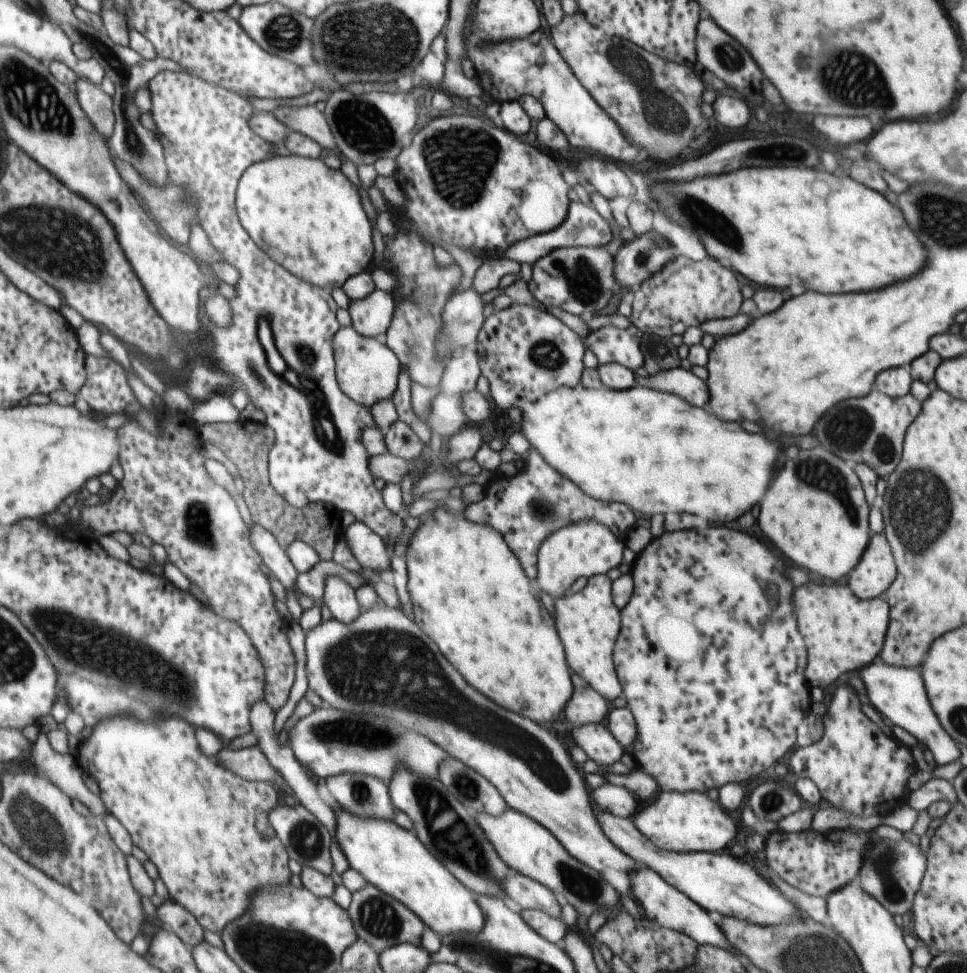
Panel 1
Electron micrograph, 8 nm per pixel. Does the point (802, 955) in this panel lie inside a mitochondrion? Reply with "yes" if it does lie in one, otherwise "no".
yes

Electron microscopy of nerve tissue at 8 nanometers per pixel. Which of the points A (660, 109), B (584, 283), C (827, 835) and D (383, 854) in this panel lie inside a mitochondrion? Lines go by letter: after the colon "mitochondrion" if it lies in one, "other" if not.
A: mitochondrion
B: mitochondrion
C: other
D: other

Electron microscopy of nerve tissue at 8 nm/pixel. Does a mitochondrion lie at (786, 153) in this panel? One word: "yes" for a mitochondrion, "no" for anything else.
no

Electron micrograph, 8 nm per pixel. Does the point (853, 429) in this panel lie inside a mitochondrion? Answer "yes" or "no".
yes

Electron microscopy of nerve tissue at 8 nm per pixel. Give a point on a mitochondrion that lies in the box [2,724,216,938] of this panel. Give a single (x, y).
(37, 828)

